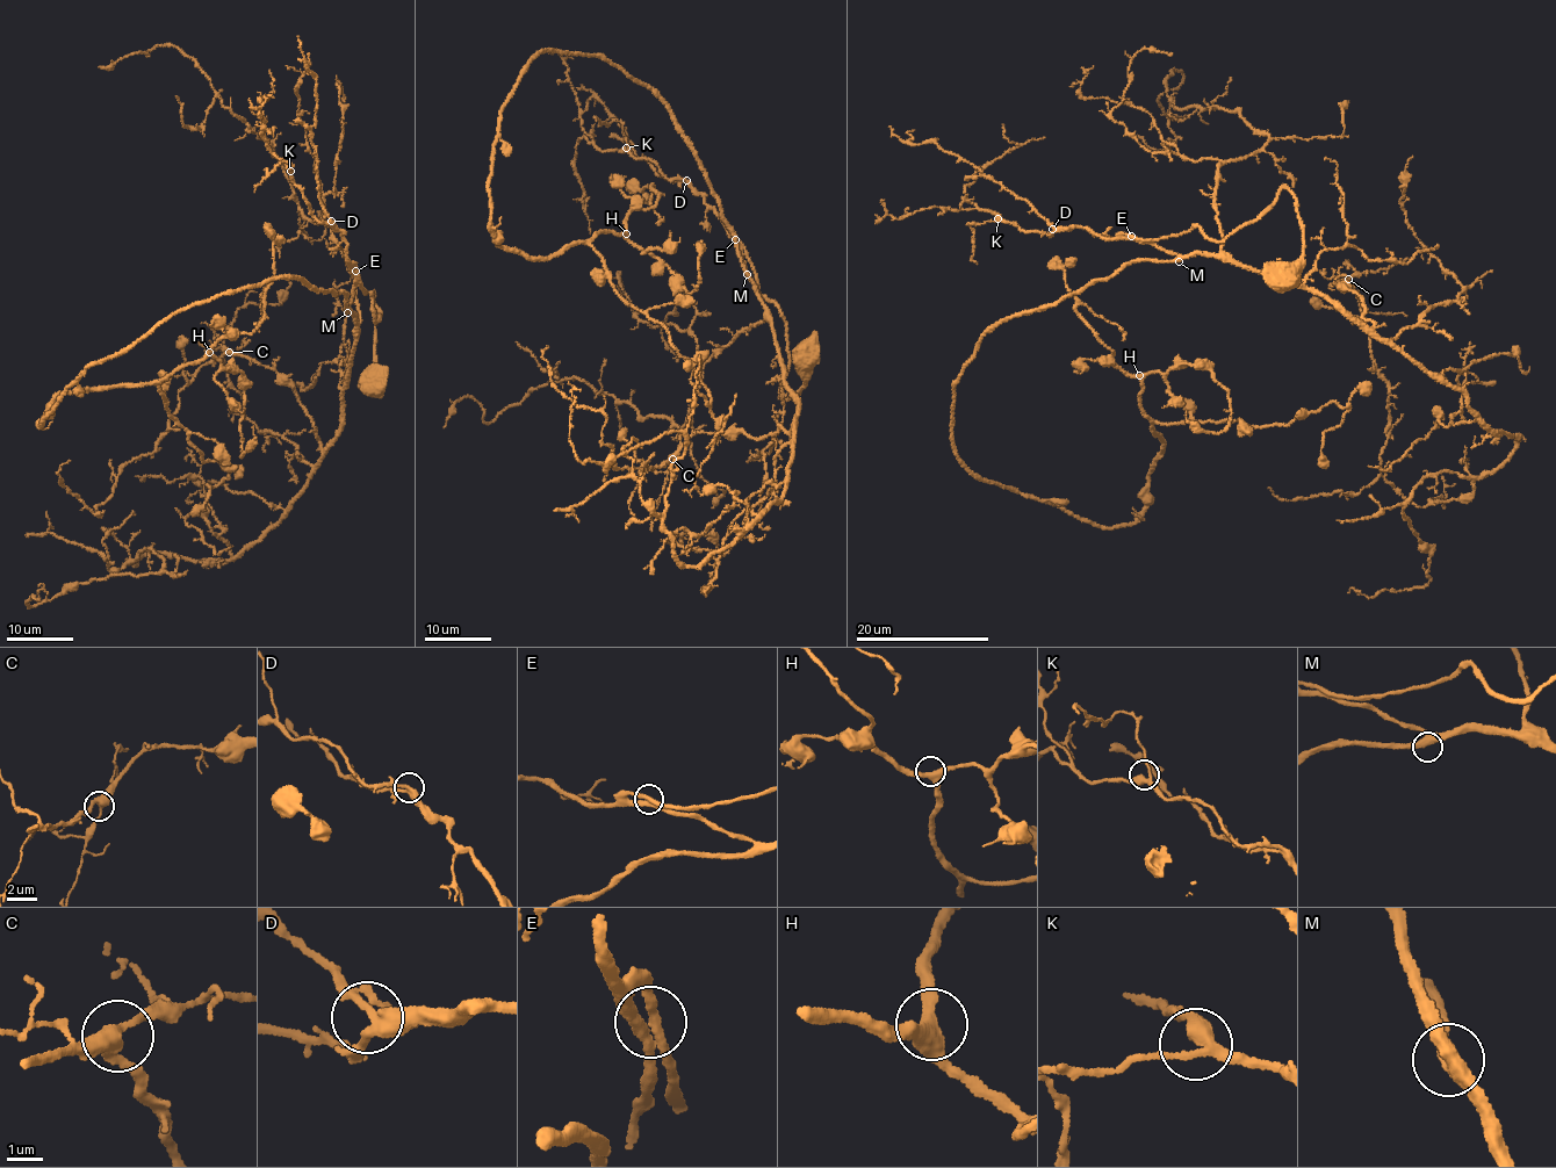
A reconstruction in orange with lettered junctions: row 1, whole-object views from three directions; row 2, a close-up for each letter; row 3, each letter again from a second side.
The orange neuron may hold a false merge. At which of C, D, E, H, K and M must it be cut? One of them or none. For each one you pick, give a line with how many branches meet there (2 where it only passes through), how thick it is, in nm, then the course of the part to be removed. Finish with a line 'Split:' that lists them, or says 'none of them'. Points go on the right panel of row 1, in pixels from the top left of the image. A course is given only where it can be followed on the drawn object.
Split: none of them

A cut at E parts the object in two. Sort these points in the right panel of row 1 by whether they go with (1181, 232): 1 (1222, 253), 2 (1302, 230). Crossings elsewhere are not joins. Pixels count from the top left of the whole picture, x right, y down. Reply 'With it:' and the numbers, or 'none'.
With it: 2

